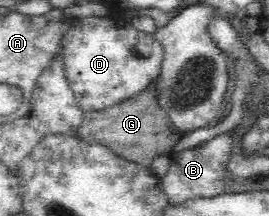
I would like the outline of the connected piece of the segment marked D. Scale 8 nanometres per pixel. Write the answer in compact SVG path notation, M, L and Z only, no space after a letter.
M83 16L64 42L64 71L75 101L85 111L102 111L143 92L161 72L161 45L153 33L108 17Z

